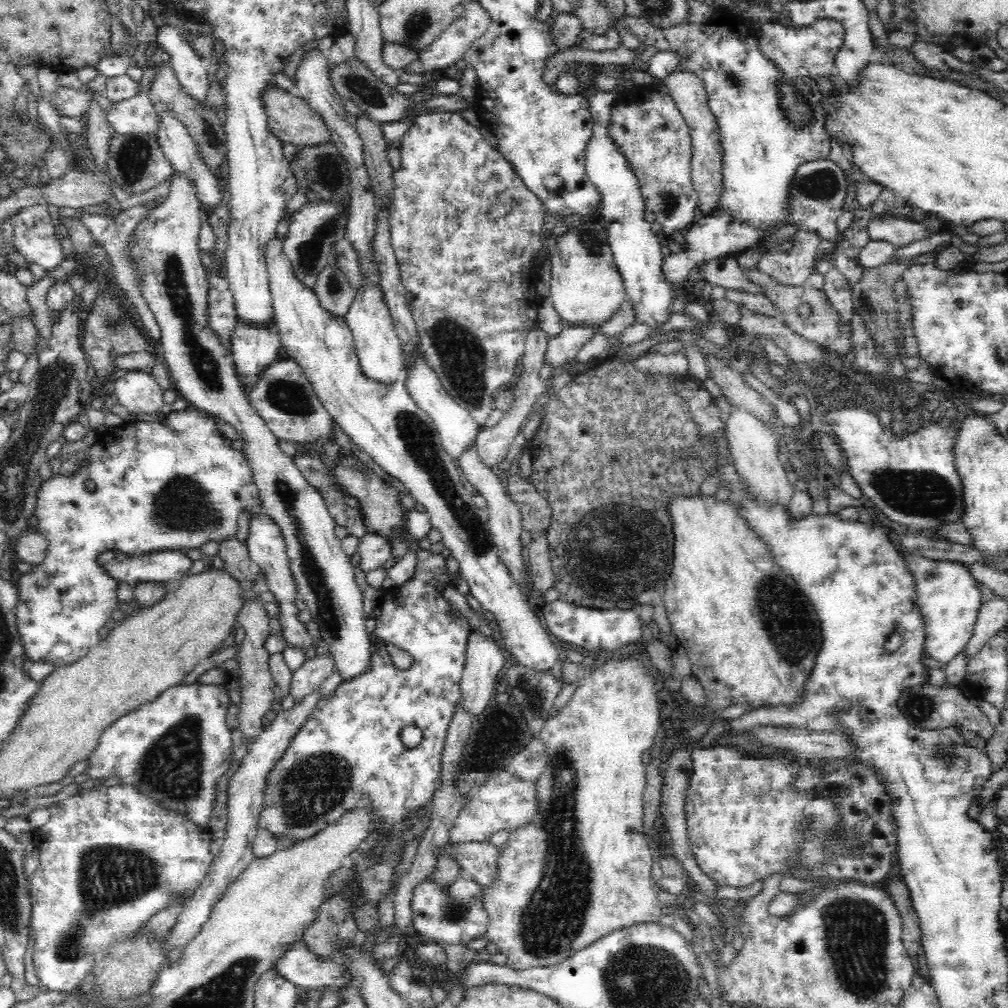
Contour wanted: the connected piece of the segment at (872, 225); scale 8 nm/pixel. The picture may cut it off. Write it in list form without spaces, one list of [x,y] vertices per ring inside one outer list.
[[[882,214],[868,222],[867,234],[869,240],[886,240],[896,248],[930,236],[918,222]]]

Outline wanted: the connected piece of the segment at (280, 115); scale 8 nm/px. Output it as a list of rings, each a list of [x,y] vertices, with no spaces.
[[[268,89],[265,92],[264,102],[269,116],[270,130],[284,143],[295,144],[299,148],[304,146],[320,146],[332,144],[332,130],[327,125],[323,114],[316,112],[306,99],[283,89]]]

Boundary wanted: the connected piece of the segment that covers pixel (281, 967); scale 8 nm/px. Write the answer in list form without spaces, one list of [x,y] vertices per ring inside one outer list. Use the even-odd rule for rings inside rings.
[[[302,941],[292,942],[290,948],[284,950],[268,970],[301,990],[320,990],[328,985],[340,989],[350,978],[350,974],[344,972],[342,963],[318,959],[306,951]]]

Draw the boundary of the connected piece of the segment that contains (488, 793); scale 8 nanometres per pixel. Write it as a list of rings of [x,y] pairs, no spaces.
[[[508,770],[490,776],[467,804],[458,812],[450,836],[452,844],[489,841],[496,833],[523,829],[539,815],[540,785],[536,781],[516,778]]]

